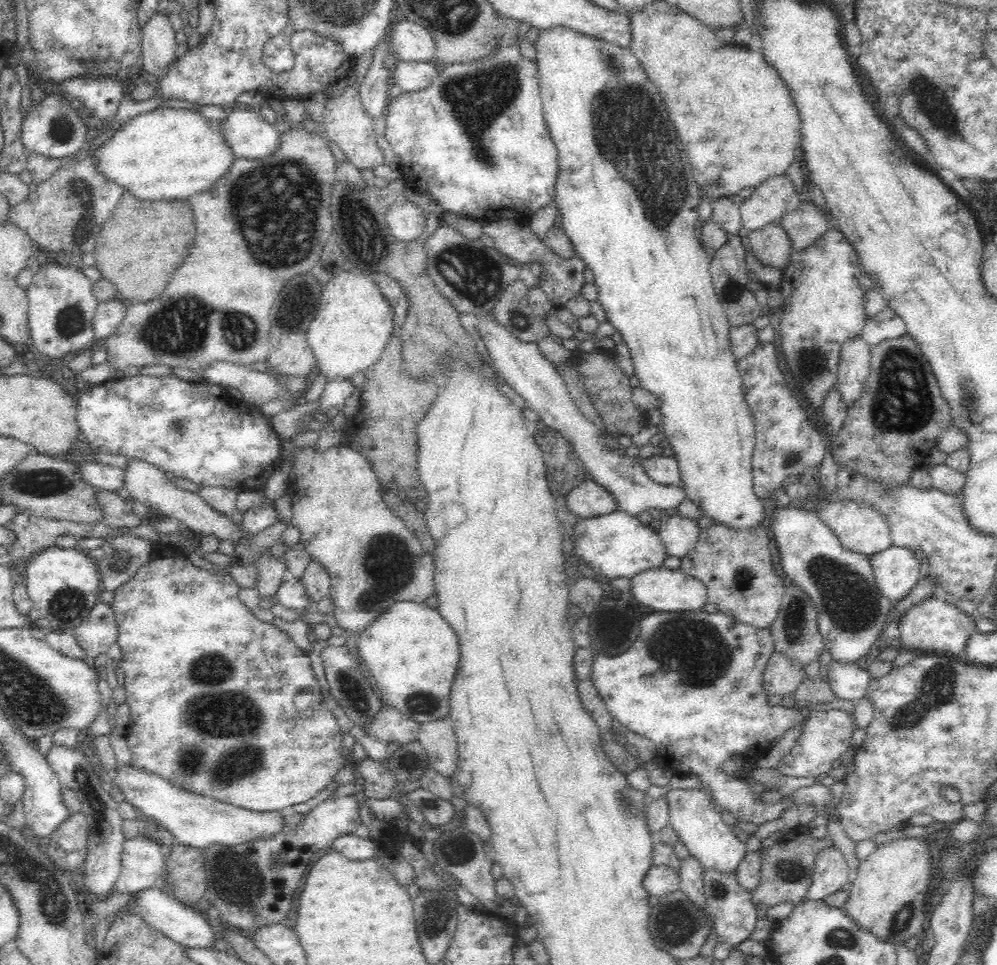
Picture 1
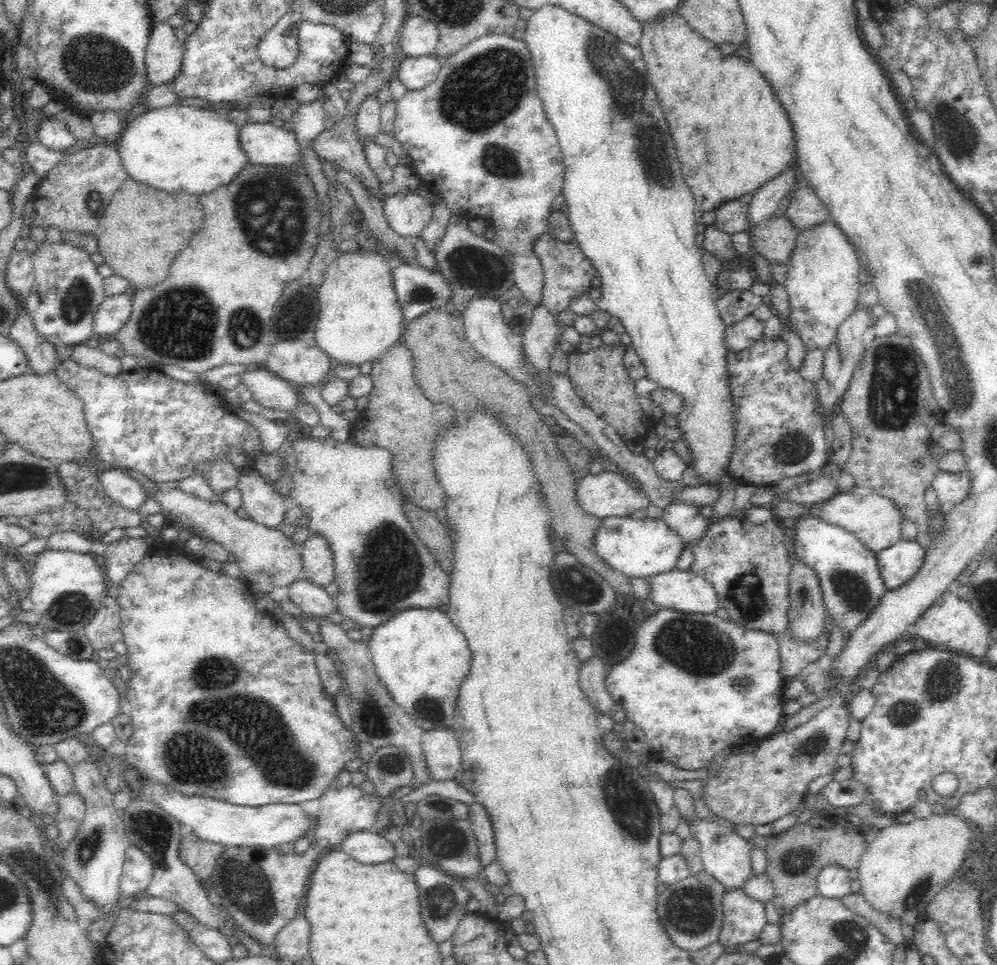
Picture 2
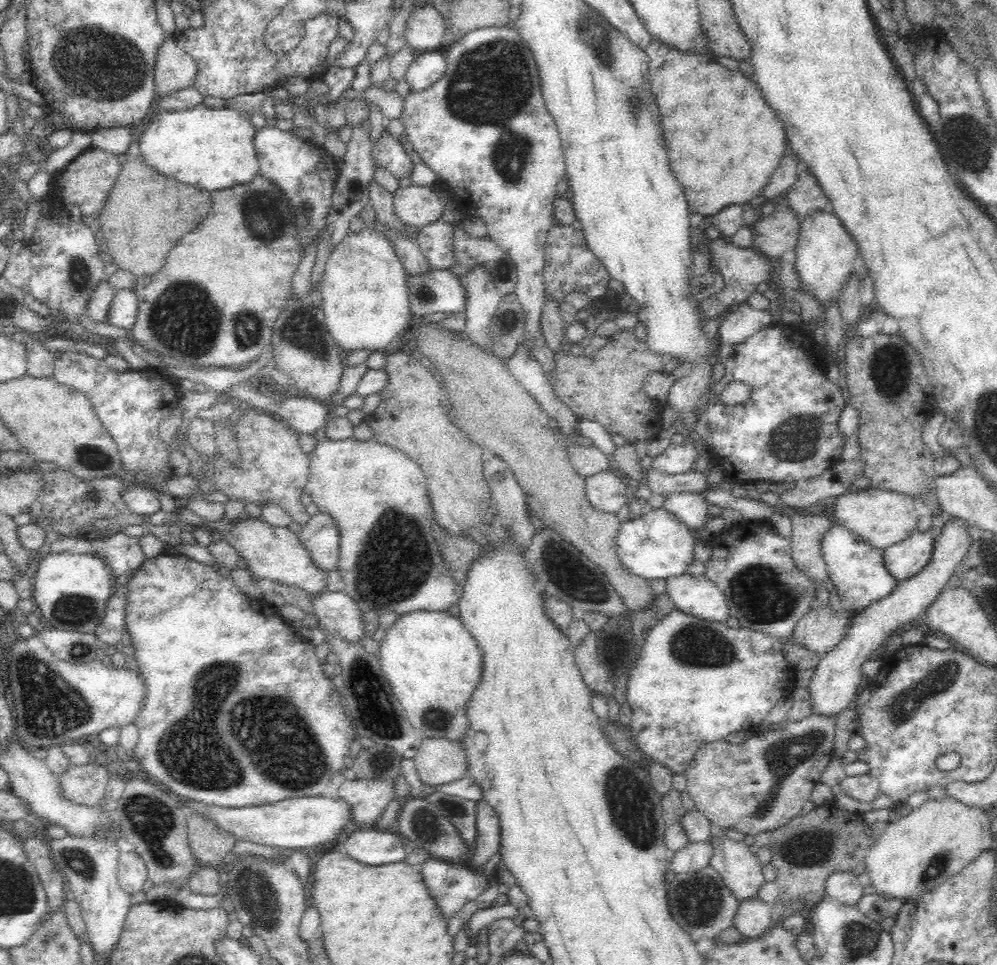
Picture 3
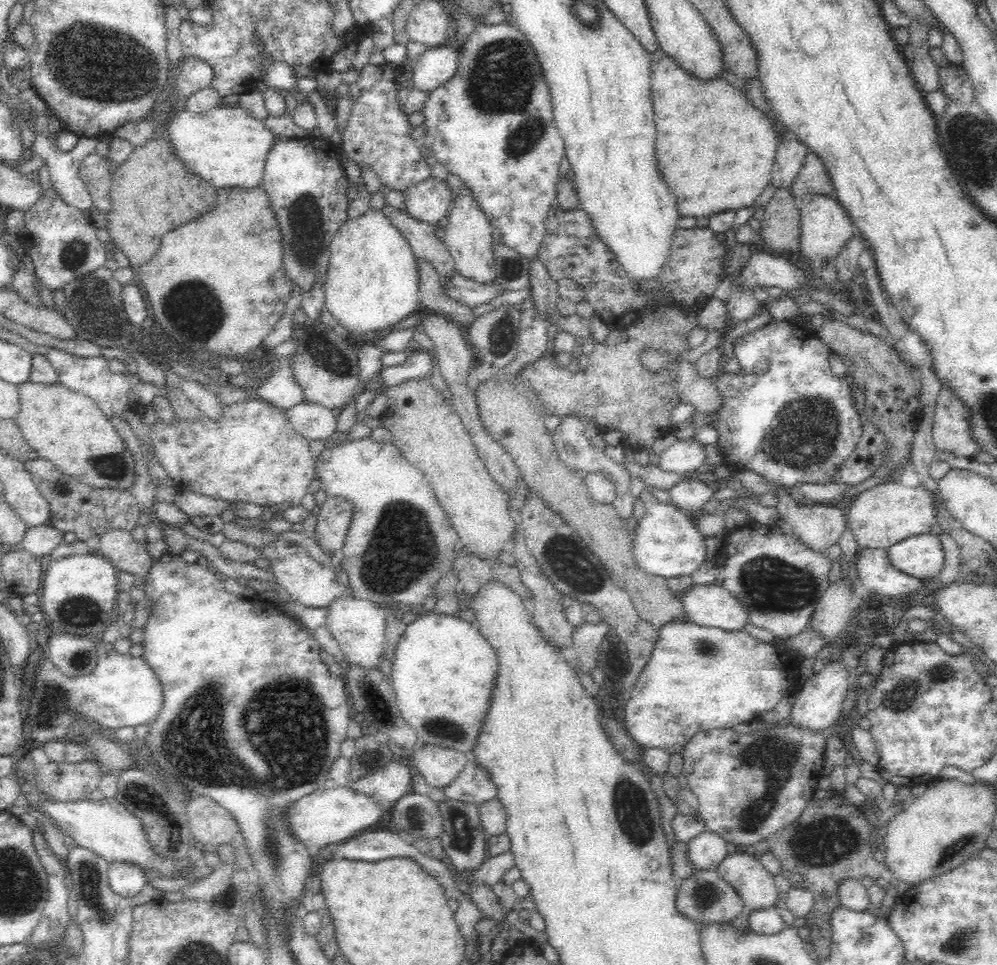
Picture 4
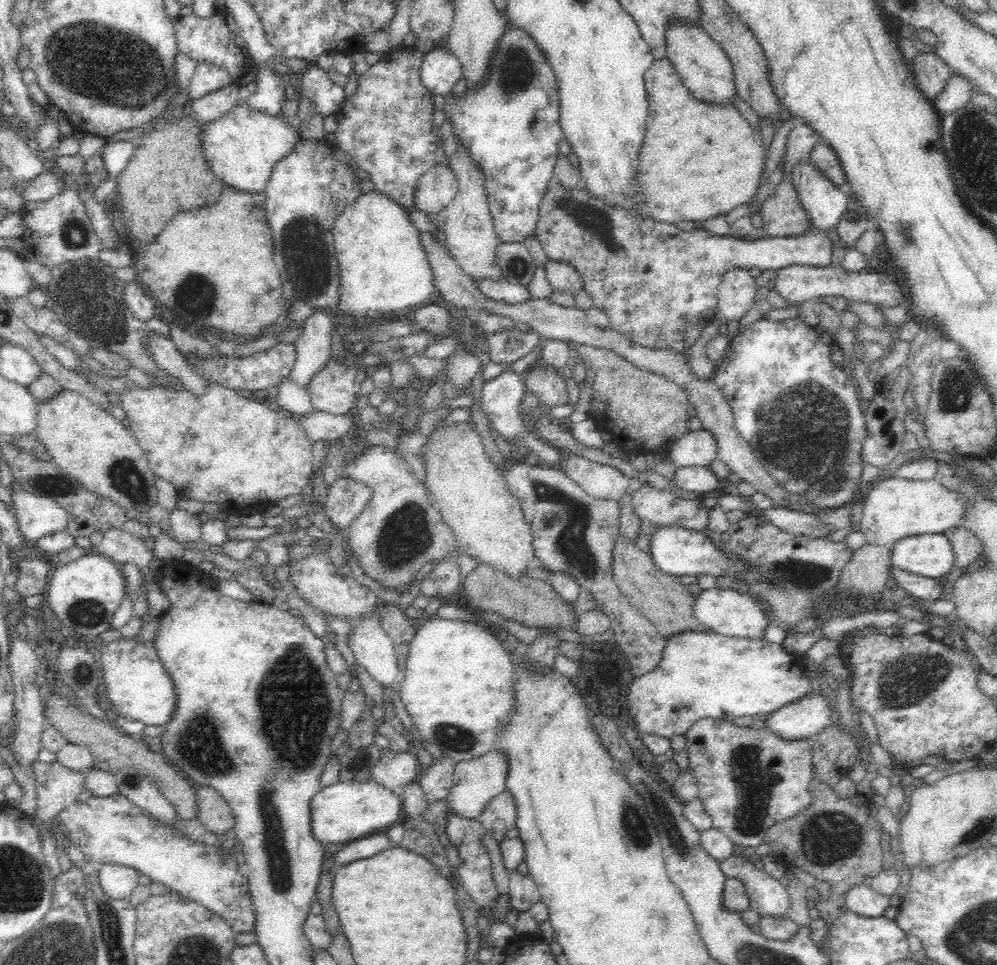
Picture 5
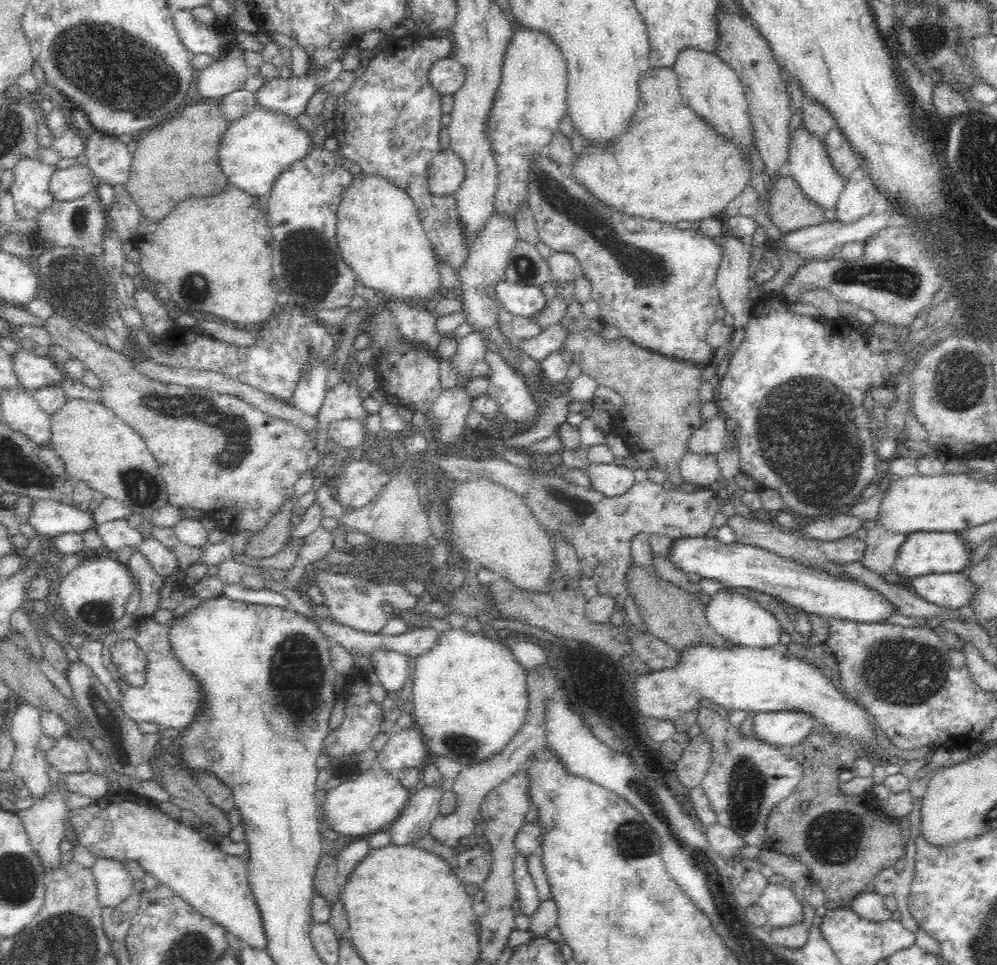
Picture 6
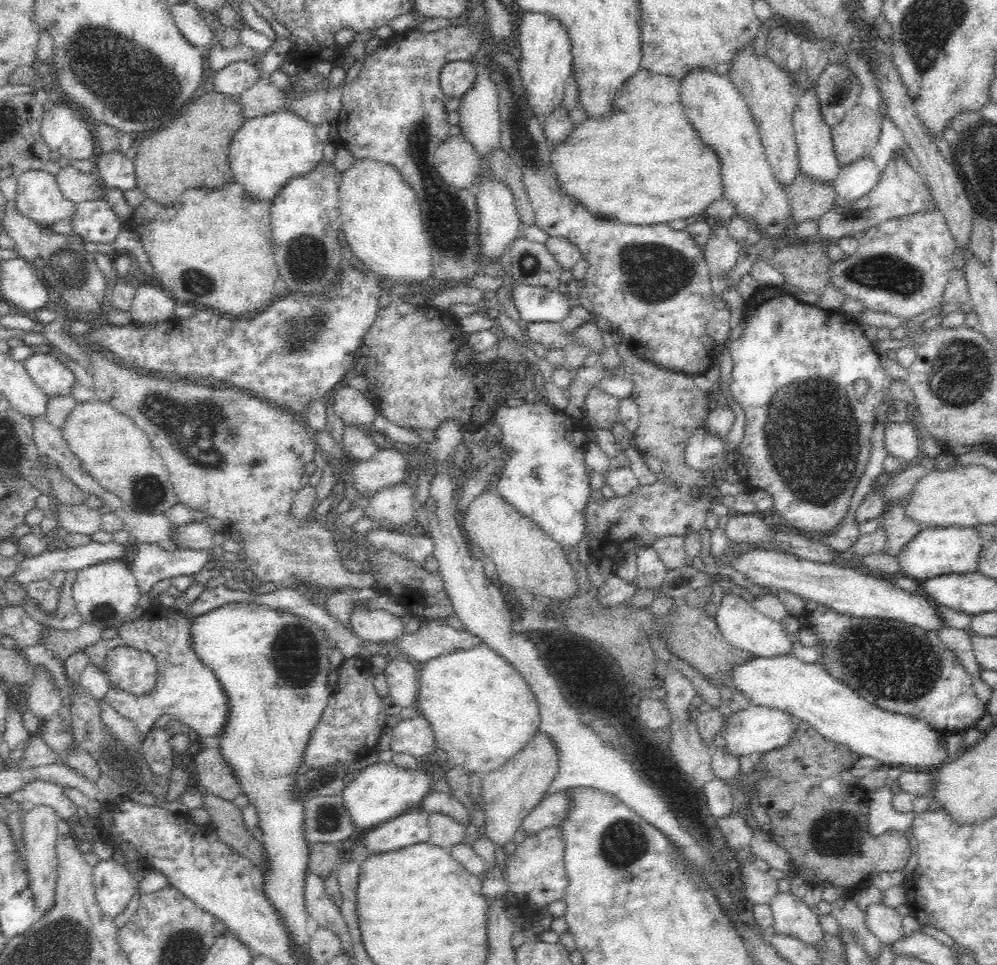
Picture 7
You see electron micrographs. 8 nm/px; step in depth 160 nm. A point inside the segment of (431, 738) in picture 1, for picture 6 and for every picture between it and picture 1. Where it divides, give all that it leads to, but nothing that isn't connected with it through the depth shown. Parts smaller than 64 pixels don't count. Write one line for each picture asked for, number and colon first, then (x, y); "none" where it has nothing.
2: (442, 751)
3: (438, 761)
4: (439, 766)
5: (436, 781)
6: (413, 823)

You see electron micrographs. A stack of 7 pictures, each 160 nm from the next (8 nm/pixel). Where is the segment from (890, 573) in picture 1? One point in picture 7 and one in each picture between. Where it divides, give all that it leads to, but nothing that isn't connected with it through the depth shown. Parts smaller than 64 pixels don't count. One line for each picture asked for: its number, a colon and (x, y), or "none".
2: (899, 563)
3: (905, 559)
4: (922, 556)
5: (932, 555)
6: (923, 553)
7: (935, 551)

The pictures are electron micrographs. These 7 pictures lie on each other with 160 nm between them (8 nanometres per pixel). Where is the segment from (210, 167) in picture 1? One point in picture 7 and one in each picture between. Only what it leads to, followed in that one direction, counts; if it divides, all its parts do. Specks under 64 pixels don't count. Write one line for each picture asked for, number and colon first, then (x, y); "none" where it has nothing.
2: (195, 149)
3: (213, 148)
4: (228, 146)
5: (243, 147)
6: (257, 148)
7: (268, 152)

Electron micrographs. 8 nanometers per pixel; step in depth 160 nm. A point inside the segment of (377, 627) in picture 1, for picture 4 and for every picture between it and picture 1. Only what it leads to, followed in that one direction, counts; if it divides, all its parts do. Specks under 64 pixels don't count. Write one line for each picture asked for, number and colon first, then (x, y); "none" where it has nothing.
2: (420, 656)
3: (433, 664)
4: (444, 671)

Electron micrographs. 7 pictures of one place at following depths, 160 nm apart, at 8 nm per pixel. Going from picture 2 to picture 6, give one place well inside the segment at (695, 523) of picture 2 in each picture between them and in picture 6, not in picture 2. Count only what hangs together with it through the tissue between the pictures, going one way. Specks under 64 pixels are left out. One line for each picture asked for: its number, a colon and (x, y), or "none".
3: (690, 507)
4: (689, 495)
5: (692, 478)
6: (701, 469)

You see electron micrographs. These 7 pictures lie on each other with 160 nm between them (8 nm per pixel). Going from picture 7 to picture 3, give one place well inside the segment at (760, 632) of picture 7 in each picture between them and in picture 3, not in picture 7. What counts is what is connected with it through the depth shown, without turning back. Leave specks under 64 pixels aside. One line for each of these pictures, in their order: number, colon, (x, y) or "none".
3: (697, 596)
4: (713, 606)
5: (727, 612)
6: (734, 616)

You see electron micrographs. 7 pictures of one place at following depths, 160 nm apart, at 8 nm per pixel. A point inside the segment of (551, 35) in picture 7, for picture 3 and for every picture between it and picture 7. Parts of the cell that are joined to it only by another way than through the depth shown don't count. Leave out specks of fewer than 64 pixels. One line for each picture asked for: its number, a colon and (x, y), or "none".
3: (484, 128)
4: (492, 125)
5: (512, 124)
6: (530, 103)

